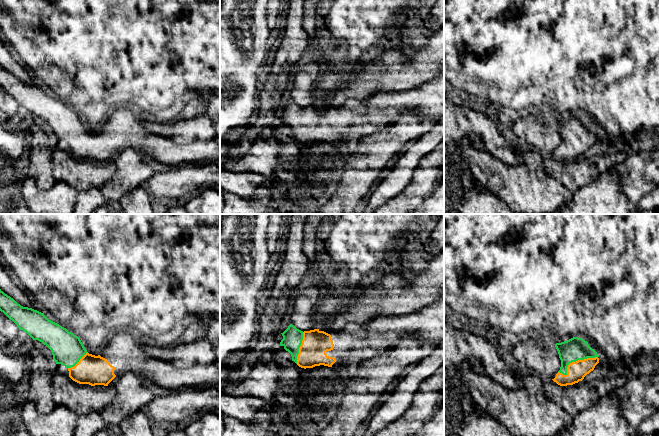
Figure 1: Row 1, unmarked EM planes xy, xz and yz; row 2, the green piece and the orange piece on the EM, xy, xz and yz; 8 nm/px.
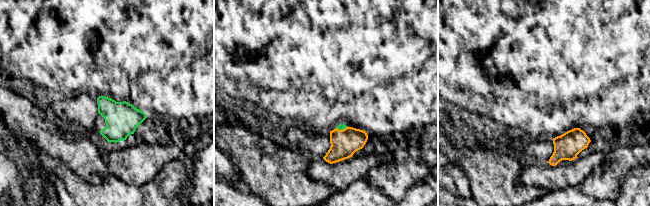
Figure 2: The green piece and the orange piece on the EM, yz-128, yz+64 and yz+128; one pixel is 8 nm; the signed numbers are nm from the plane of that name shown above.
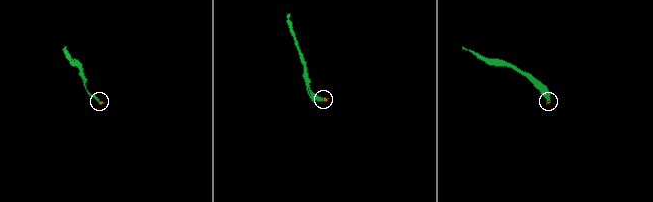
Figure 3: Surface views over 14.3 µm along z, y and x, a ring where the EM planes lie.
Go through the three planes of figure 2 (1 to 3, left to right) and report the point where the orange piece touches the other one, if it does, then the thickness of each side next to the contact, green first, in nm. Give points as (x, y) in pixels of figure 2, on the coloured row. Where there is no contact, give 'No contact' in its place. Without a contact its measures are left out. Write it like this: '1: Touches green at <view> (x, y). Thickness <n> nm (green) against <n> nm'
1: No contact
2: Touches green at yz+64 (341, 129). Thickness 50 nm (green) against 220 nm
3: No contact

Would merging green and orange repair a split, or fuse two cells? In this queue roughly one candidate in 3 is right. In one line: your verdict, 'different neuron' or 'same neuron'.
same neuron

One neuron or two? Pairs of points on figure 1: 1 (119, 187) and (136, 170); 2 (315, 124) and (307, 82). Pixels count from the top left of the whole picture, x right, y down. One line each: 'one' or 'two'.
1: one
2: two

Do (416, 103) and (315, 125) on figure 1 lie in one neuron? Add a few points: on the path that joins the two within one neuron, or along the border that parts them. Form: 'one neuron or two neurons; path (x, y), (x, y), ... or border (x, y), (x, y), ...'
one neuron; path (391, 104), (365, 120), (340, 124)

